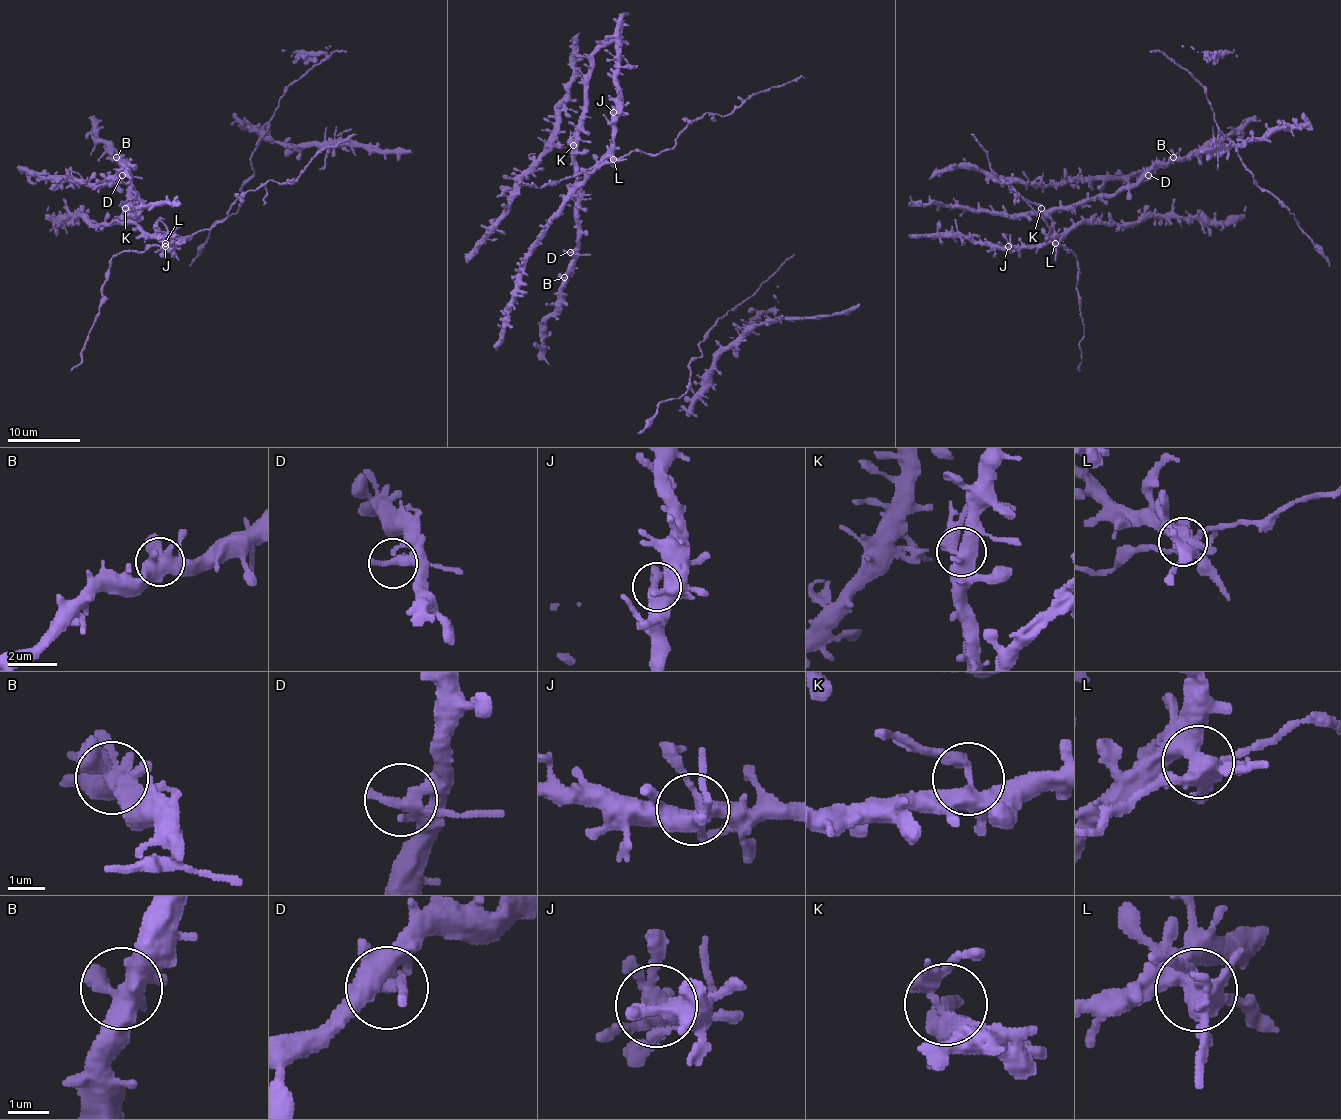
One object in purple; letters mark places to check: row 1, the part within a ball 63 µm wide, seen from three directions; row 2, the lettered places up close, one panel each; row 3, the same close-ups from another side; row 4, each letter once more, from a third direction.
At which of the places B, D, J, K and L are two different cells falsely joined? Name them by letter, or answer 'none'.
L

